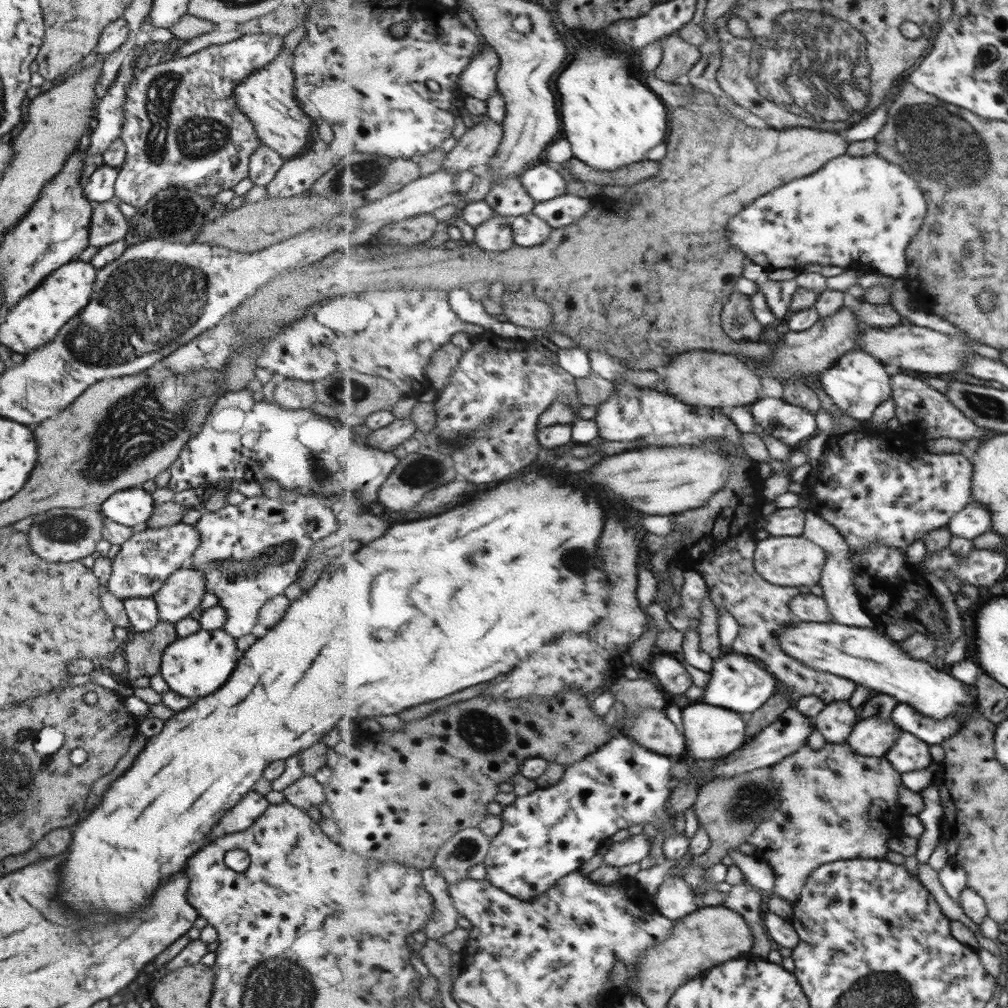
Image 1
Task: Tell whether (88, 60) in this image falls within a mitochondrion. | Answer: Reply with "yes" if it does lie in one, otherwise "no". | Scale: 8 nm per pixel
no

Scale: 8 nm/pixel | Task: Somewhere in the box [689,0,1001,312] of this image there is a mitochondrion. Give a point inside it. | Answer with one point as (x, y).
(812, 60)

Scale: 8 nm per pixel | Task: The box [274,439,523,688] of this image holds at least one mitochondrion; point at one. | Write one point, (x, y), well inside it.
(419, 470)

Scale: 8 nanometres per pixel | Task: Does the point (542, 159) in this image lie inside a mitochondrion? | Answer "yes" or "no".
no

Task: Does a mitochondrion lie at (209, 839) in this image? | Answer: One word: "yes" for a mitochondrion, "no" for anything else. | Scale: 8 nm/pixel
no

